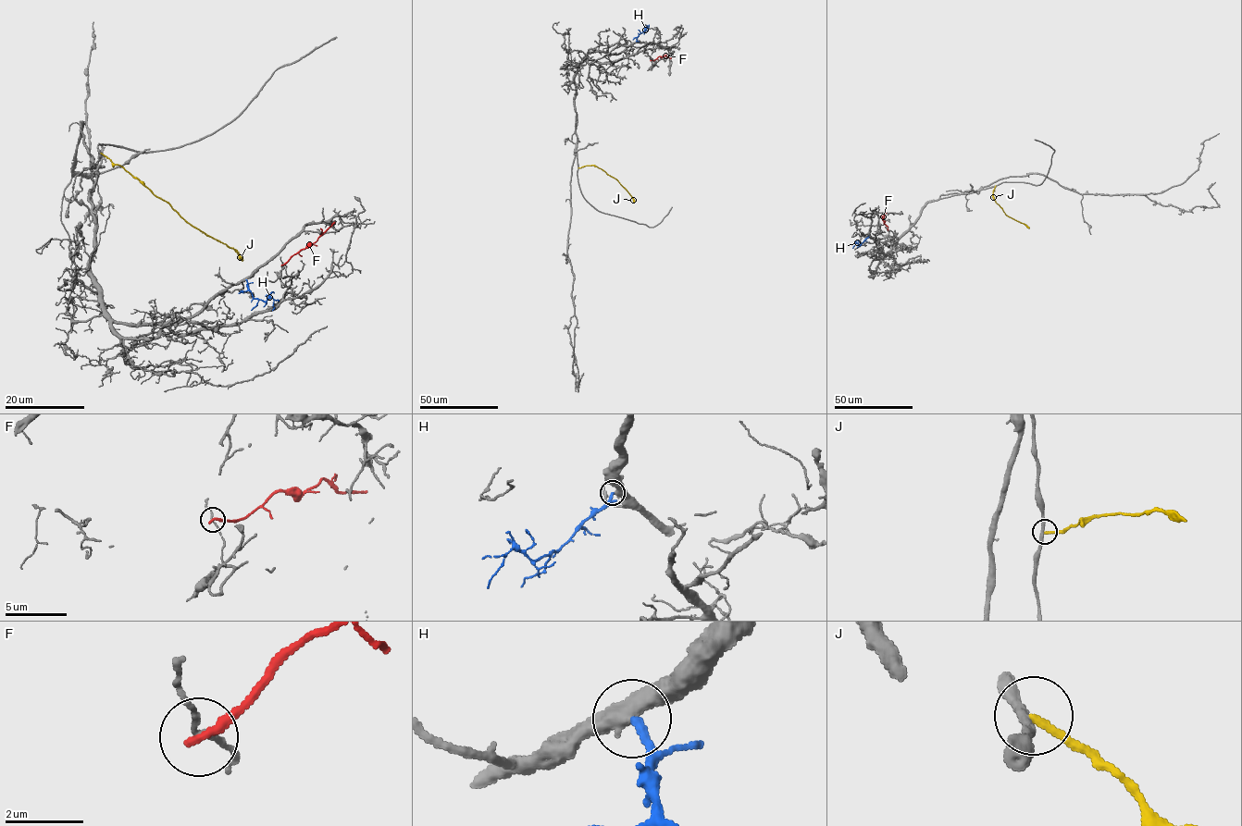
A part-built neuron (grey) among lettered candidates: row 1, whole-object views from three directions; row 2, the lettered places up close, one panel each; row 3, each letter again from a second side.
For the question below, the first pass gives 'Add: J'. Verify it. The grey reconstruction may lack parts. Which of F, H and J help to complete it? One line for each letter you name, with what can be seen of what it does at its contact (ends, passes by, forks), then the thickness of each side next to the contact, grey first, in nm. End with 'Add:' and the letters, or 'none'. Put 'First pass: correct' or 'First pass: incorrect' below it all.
H: it ends | 440/240 nm
Add: H
First pass: incorrect

